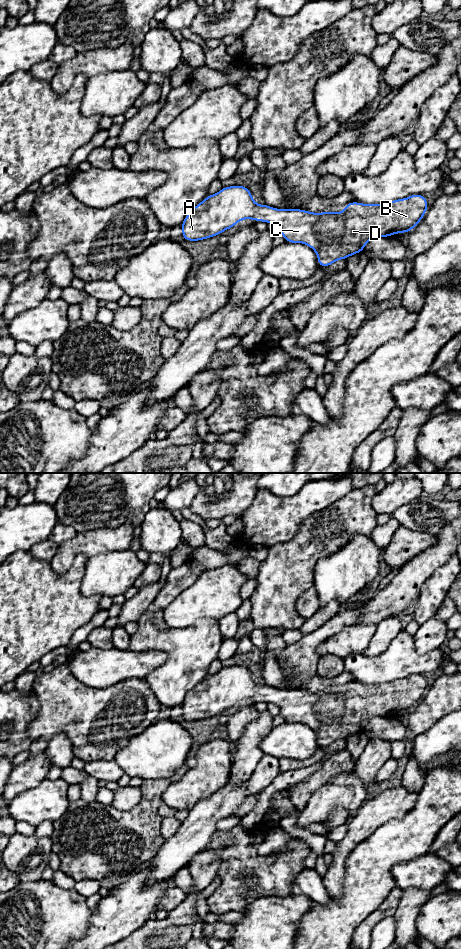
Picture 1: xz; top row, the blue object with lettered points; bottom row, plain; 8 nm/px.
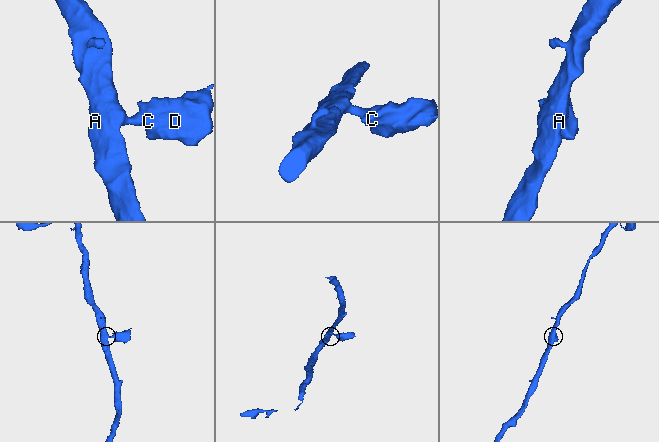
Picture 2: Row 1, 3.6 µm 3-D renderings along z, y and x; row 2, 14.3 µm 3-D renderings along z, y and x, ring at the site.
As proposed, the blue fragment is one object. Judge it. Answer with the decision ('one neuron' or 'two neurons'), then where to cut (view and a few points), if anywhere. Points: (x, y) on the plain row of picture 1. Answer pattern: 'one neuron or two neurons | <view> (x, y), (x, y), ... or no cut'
one neuron | no cut

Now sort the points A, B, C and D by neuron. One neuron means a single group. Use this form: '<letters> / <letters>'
A B C D

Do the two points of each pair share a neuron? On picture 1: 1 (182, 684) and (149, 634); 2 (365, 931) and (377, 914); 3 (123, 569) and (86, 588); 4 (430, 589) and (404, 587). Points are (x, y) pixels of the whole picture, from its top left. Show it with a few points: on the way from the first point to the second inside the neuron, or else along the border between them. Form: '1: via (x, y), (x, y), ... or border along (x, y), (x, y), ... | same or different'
1: via (182, 670), (182, 661), (163, 642) | same
2: via (366, 927), (374, 918) | same
3: via (114, 572), (105, 574), (95, 581) | same
4: border along (436, 570), (422, 585), (420, 594), (413, 604) | different

